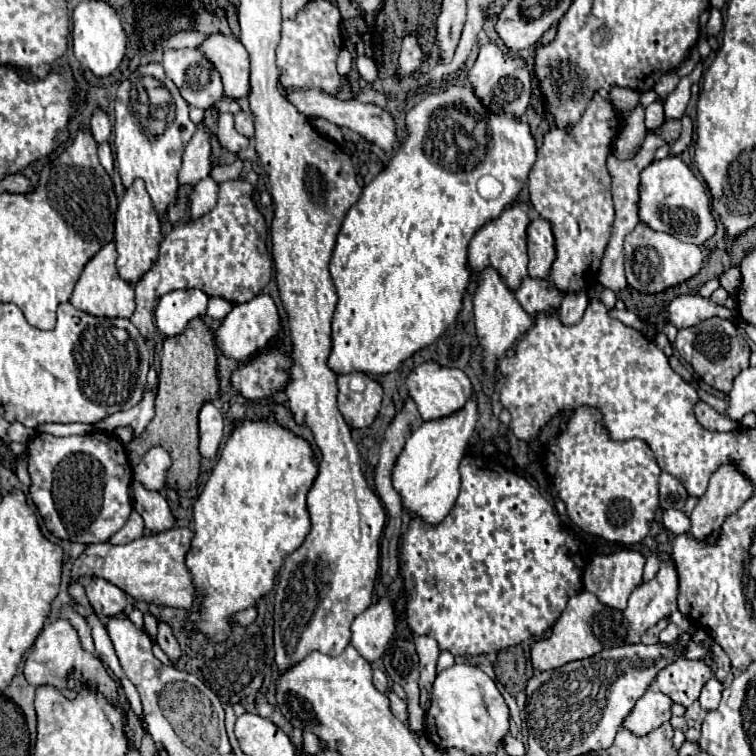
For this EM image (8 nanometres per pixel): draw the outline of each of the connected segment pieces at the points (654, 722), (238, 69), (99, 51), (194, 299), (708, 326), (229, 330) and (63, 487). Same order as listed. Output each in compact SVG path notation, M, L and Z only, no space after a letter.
M647 689L643 697L637 699L631 713L625 717L623 727L627 727L633 735L647 735L657 729L657 725L667 723L671 719L671 699L657 689Z
M213 33L199 47L203 55L215 65L223 79L225 95L229 99L241 99L249 93L249 55L241 41L231 35Z
M83 1L73 11L73 53L77 61L97 77L111 75L125 57L127 37L115 9L105 1Z
M201 289L169 291L159 299L159 305L155 311L157 329L167 337L181 333L191 319L205 315L207 301L209 297Z
M711 317L701 321L699 325L687 327L687 329L679 329L677 339L675 339L675 349L681 353L681 357L691 363L693 371L711 387L729 393L733 379L749 367L749 343L743 339L743 335L739 333L739 329L725 319L719 317Z
M259 293L247 303L233 305L233 309L221 319L221 325L215 331L215 341L225 357L231 357L237 361L249 361L255 353L271 345L271 341L277 337L277 331L279 331L277 307L269 295Z
M101 431L73 437L37 433L27 443L27 455L31 477L29 497L53 535L91 545L109 541L125 525L131 515L129 487L133 471L125 447L115 435Z

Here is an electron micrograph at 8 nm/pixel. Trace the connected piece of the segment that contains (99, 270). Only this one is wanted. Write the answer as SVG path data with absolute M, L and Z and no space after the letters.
M107 243L83 269L73 295L71 295L71 305L77 307L79 311L85 311L89 315L95 317L131 317L133 309L135 309L135 291L133 285L127 281L121 281L121 277L117 275L115 269L115 261L117 261L117 251L115 251L115 243Z

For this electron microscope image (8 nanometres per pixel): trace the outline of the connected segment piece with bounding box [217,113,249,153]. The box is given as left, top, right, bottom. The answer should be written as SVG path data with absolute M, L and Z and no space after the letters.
M223 113L219 117L219 123L217 123L217 139L219 139L219 143L225 149L229 149L233 153L239 153L239 151L247 149L247 145L249 145L249 139L243 137L243 135L239 135L235 131L235 127L233 127L233 115L231 113Z

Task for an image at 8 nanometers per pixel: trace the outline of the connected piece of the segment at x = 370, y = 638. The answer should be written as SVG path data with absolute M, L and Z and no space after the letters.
M383 597L379 603L365 609L361 615L355 617L351 625L351 639L349 643L369 661L377 661L395 631L395 615L389 597Z

